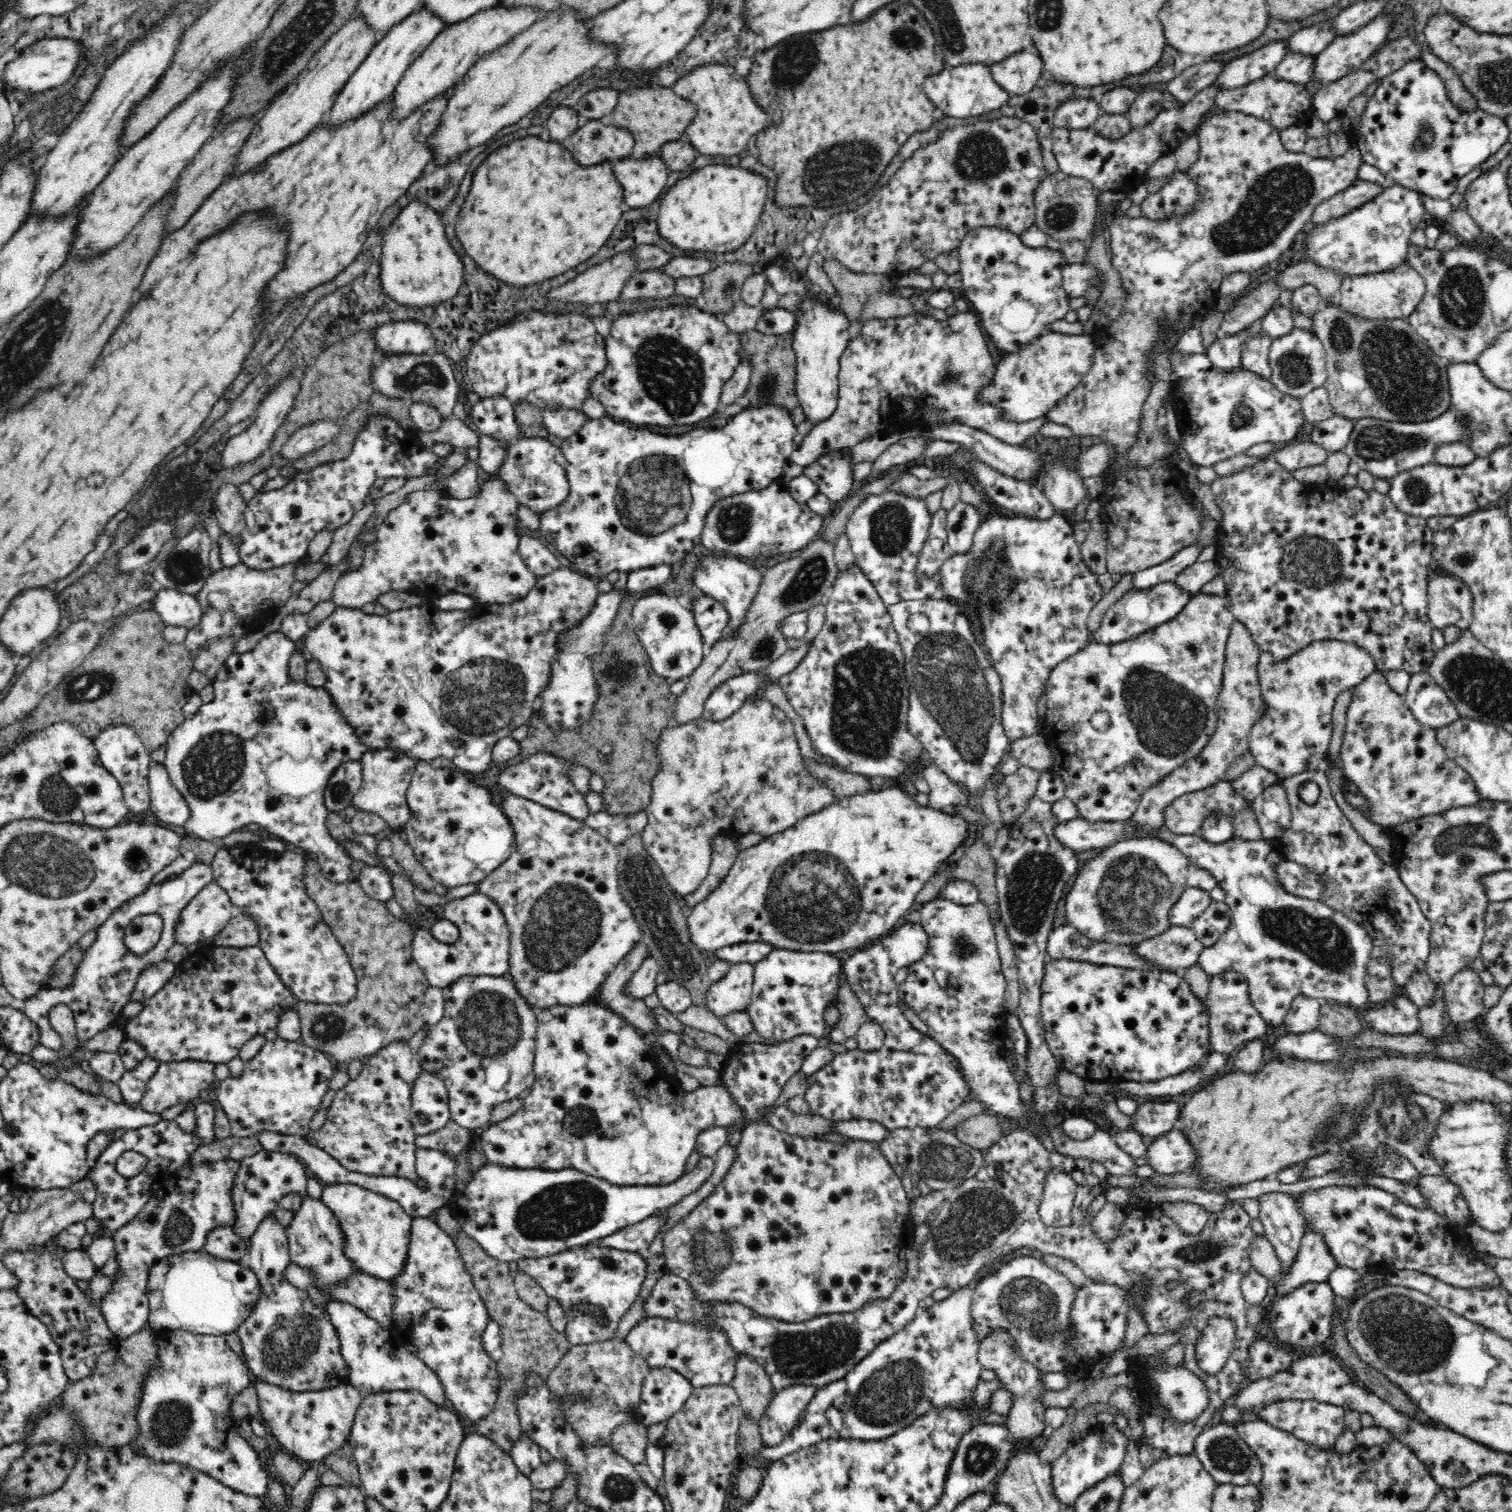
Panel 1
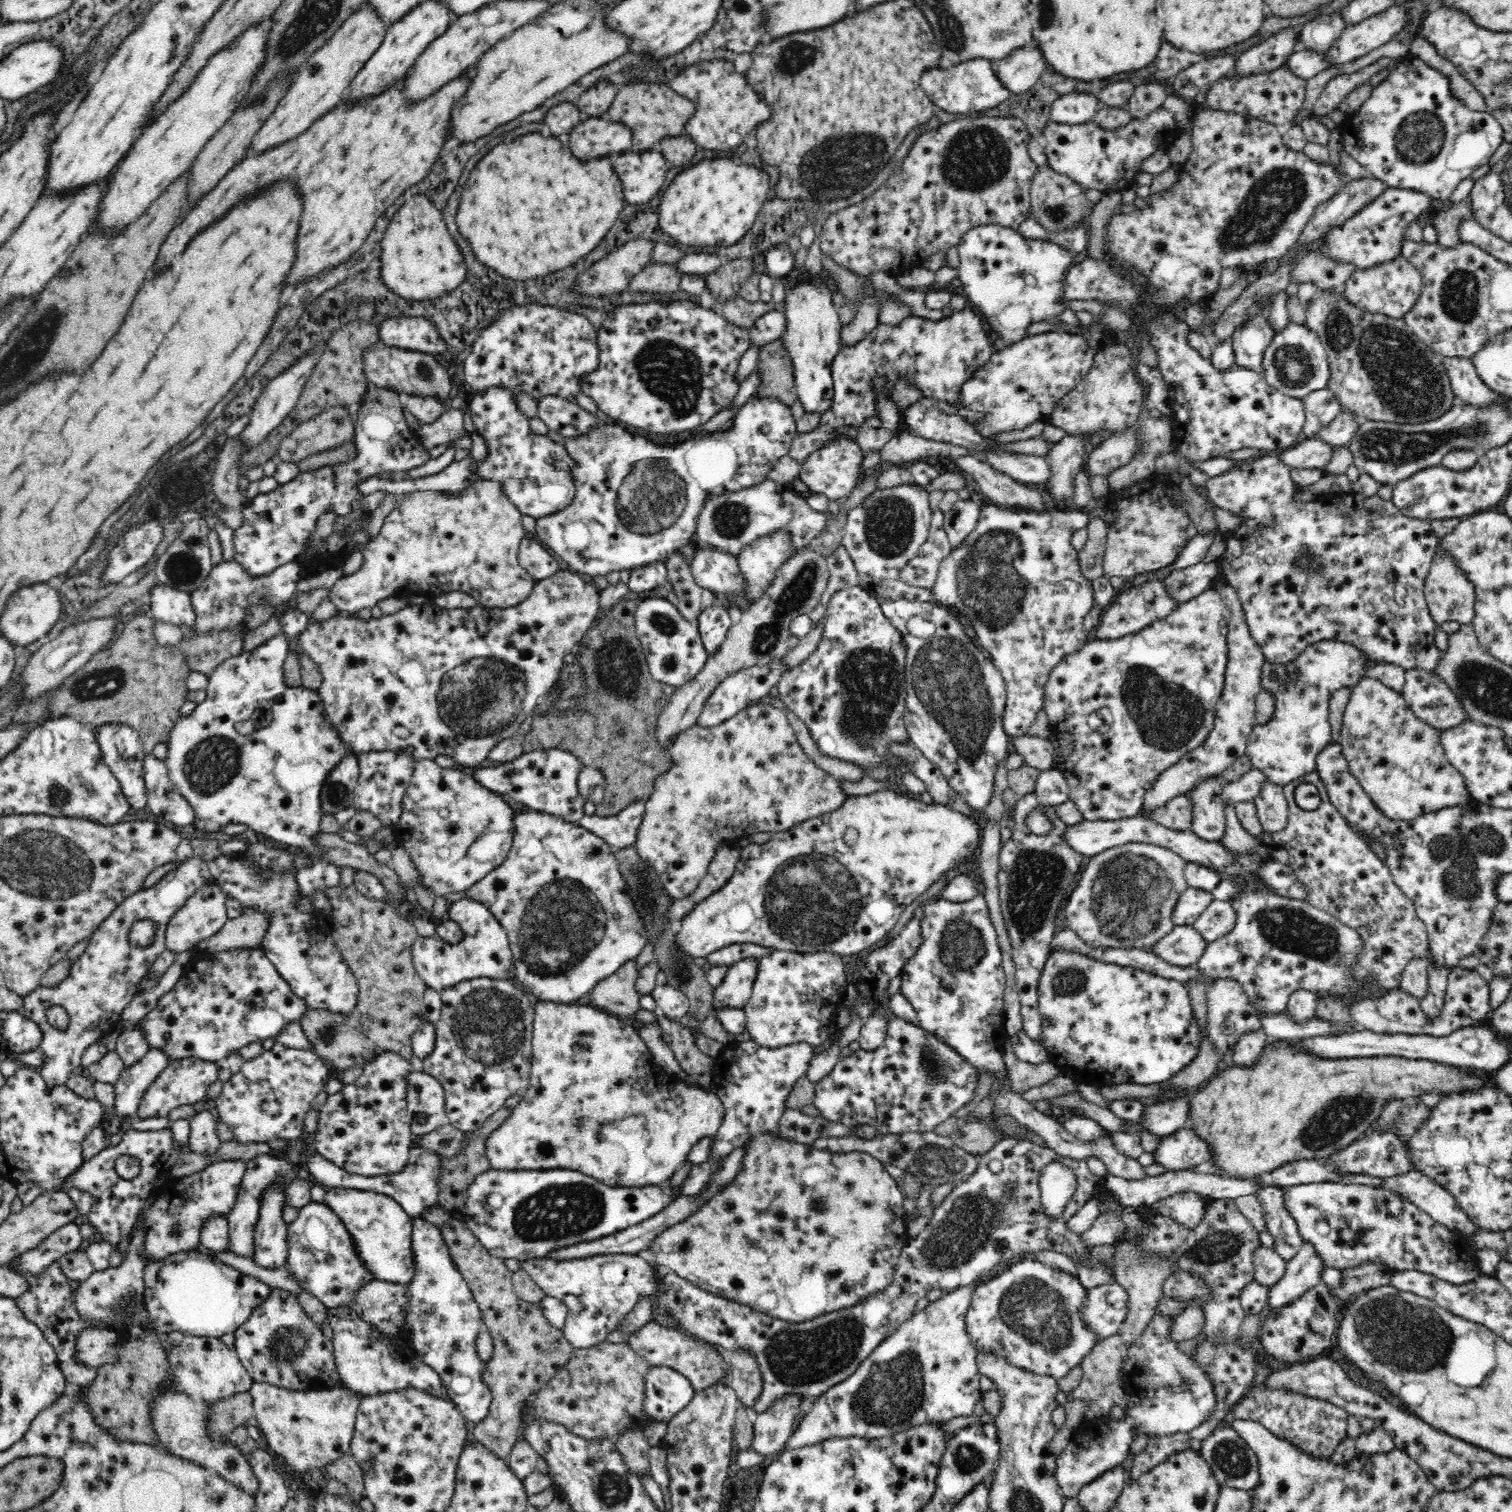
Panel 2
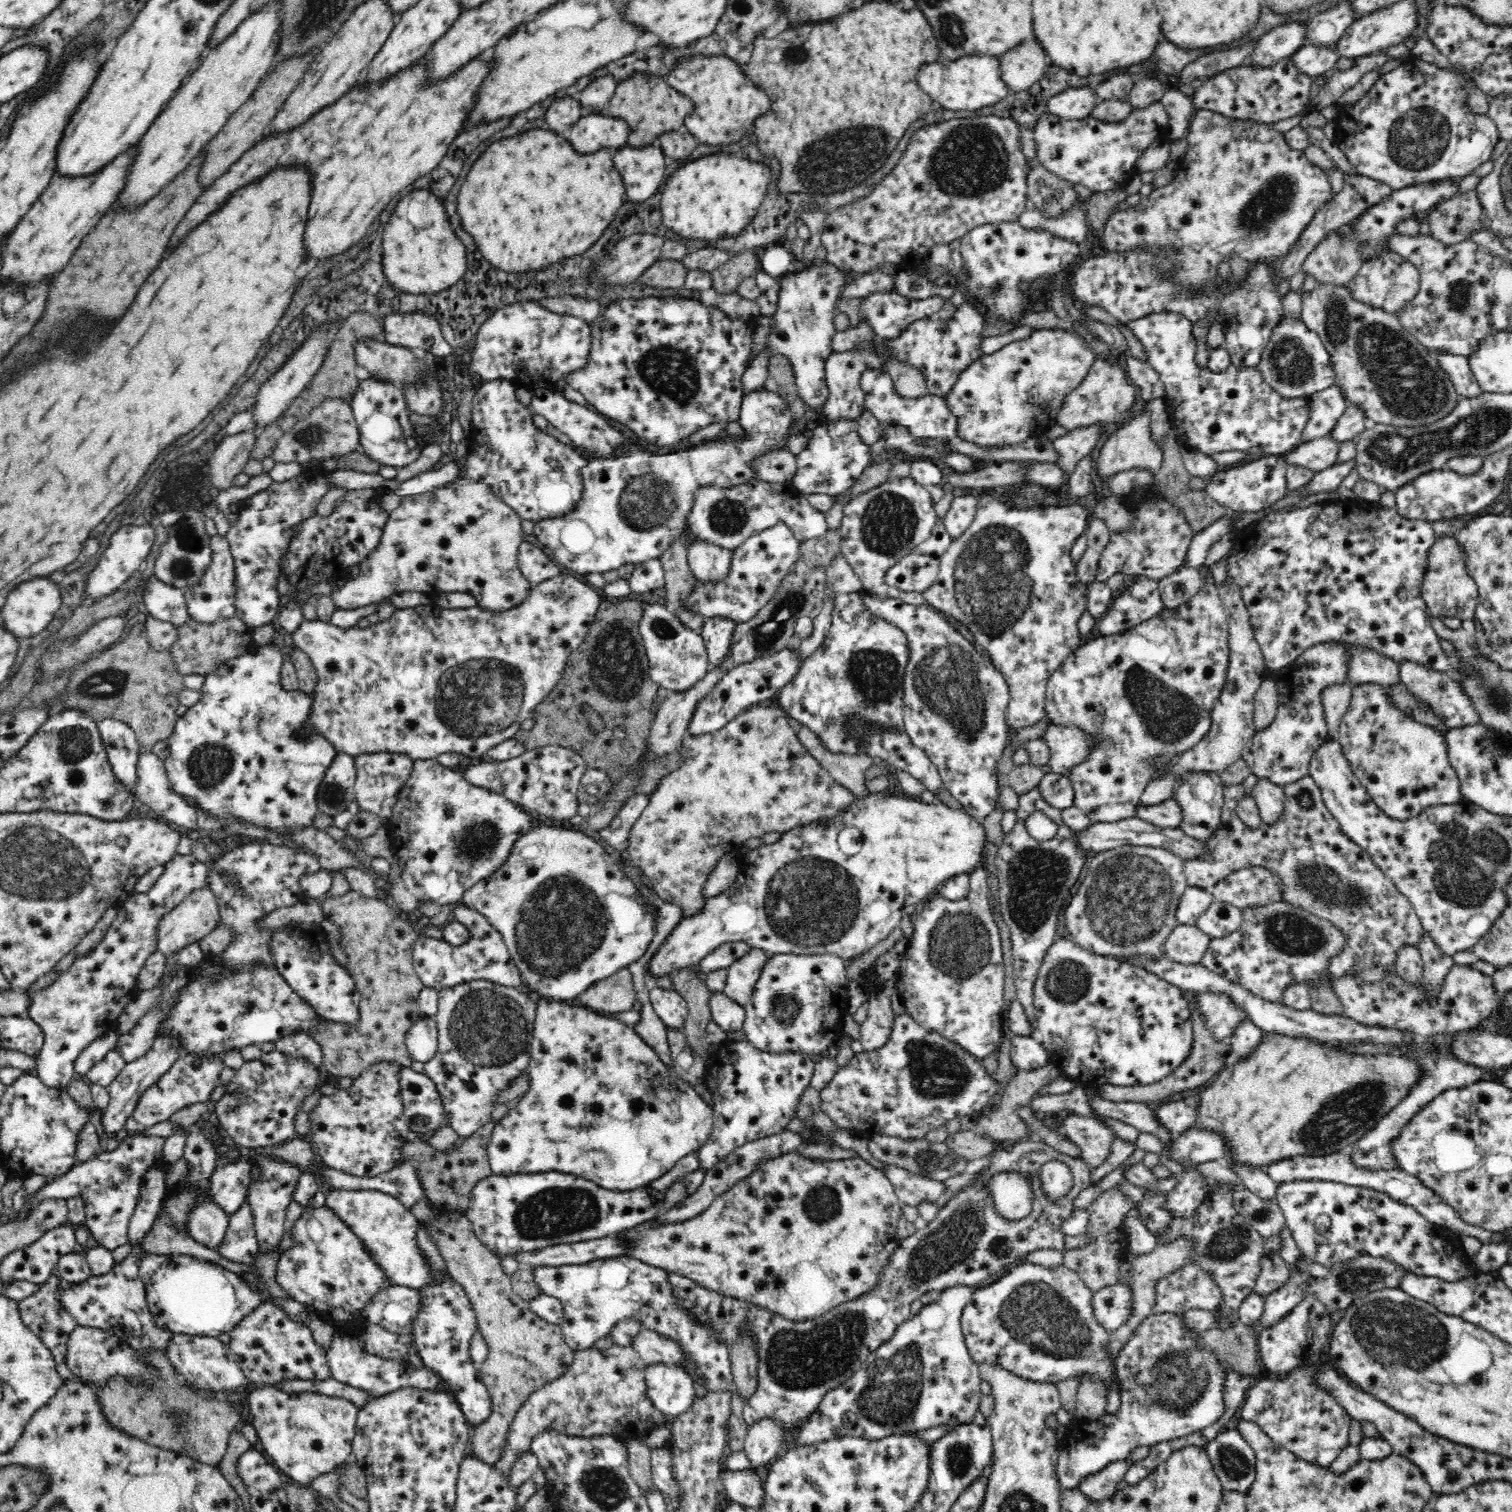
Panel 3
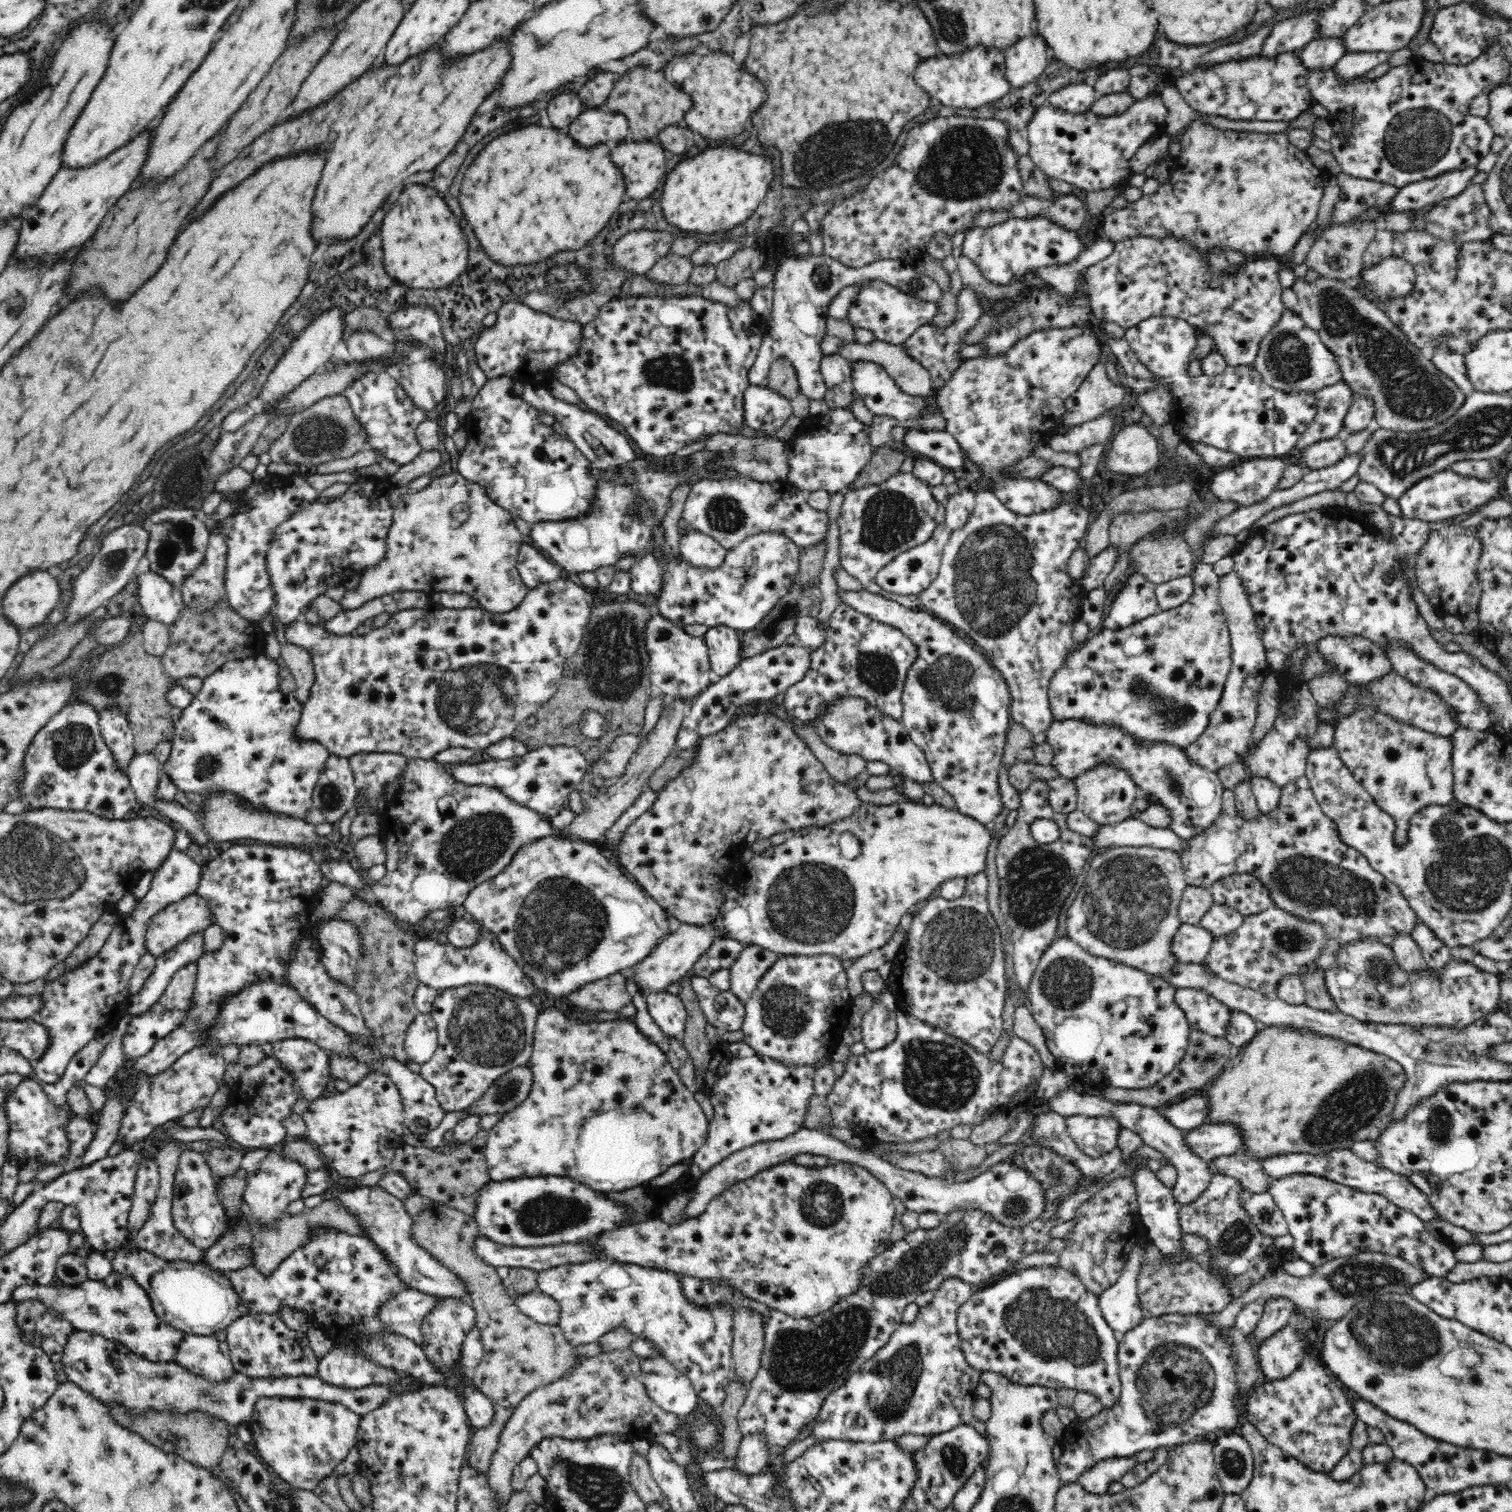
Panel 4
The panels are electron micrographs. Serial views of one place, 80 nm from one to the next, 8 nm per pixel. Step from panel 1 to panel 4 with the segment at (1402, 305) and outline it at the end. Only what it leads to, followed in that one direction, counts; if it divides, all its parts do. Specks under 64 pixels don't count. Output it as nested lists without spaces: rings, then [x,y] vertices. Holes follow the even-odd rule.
[[[1388,257],[1368,267],[1363,272],[1363,280],[1367,282],[1365,297],[1369,301],[1380,302],[1410,294],[1415,278],[1412,265],[1404,262],[1404,259]]]

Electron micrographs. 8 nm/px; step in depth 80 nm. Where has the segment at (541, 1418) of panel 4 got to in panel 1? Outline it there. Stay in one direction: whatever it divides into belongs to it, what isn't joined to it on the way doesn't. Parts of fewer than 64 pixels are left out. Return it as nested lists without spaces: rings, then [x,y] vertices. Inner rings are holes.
[[[620,1339],[571,1345],[555,1369],[548,1375],[546,1387],[550,1399],[562,1401],[558,1411],[582,1440],[610,1445],[615,1428],[637,1416],[641,1390],[651,1366]]]

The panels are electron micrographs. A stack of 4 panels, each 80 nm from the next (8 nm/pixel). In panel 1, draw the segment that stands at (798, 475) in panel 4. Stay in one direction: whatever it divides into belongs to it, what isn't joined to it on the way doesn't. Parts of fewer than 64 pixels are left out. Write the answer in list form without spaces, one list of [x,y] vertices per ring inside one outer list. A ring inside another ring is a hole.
[[[851,447],[840,448],[840,450],[830,450],[816,458],[812,464],[803,467],[803,475],[816,484],[818,492],[825,494],[831,501],[842,500],[851,493],[854,486],[854,477],[852,474]]]

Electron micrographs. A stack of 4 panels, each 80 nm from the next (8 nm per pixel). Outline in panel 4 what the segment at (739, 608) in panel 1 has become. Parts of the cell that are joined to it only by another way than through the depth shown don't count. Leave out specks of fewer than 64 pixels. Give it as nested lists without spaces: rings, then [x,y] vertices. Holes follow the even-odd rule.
[[[688,525],[685,526],[684,533],[680,534],[678,548],[690,565],[710,569],[719,568],[727,552],[711,536],[702,534]]]

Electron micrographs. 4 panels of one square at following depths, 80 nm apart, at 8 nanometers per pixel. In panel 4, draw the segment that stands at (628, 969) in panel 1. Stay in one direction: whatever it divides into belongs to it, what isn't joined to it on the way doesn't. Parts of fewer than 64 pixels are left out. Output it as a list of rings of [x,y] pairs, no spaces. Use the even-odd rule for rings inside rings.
[[[620,971],[608,978],[580,986],[566,994],[567,1001],[587,1012],[616,1012],[630,1004],[624,976],[625,972]]]

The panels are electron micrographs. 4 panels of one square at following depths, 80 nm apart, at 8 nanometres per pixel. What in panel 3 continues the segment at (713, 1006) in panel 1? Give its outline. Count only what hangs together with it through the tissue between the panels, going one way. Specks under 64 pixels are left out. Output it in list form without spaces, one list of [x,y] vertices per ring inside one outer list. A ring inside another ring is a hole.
[[[751,947],[742,958],[736,960],[727,968],[727,981],[723,994],[744,1006],[752,996],[762,969],[771,959],[771,956],[772,953]]]

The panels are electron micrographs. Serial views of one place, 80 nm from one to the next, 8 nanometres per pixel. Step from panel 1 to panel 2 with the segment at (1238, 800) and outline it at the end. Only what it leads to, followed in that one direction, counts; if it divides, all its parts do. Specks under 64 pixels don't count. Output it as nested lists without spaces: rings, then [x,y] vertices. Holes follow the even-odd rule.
[[[1182,795],[1168,800],[1164,806],[1154,808],[1146,818],[1174,831],[1190,831],[1192,824],[1192,801]]]

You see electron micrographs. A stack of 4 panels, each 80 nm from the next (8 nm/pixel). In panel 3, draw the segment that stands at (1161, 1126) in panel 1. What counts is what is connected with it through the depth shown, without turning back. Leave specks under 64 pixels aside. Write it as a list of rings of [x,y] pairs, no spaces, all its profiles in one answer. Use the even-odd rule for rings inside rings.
[[[1192,1096],[1178,1102],[1163,1102],[1155,1106],[1158,1121],[1170,1132],[1179,1135],[1196,1126],[1200,1098]]]

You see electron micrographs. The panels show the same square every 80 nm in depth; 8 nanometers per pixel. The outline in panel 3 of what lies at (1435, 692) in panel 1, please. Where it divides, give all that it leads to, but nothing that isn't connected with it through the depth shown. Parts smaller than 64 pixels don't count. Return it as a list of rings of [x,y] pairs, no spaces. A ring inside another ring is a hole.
[[[1398,660],[1398,674],[1408,691],[1422,703],[1430,705],[1435,714],[1445,718],[1444,724],[1450,729],[1481,723],[1480,713],[1474,708],[1472,699],[1462,689],[1462,685],[1449,673],[1426,668],[1413,660]]]

